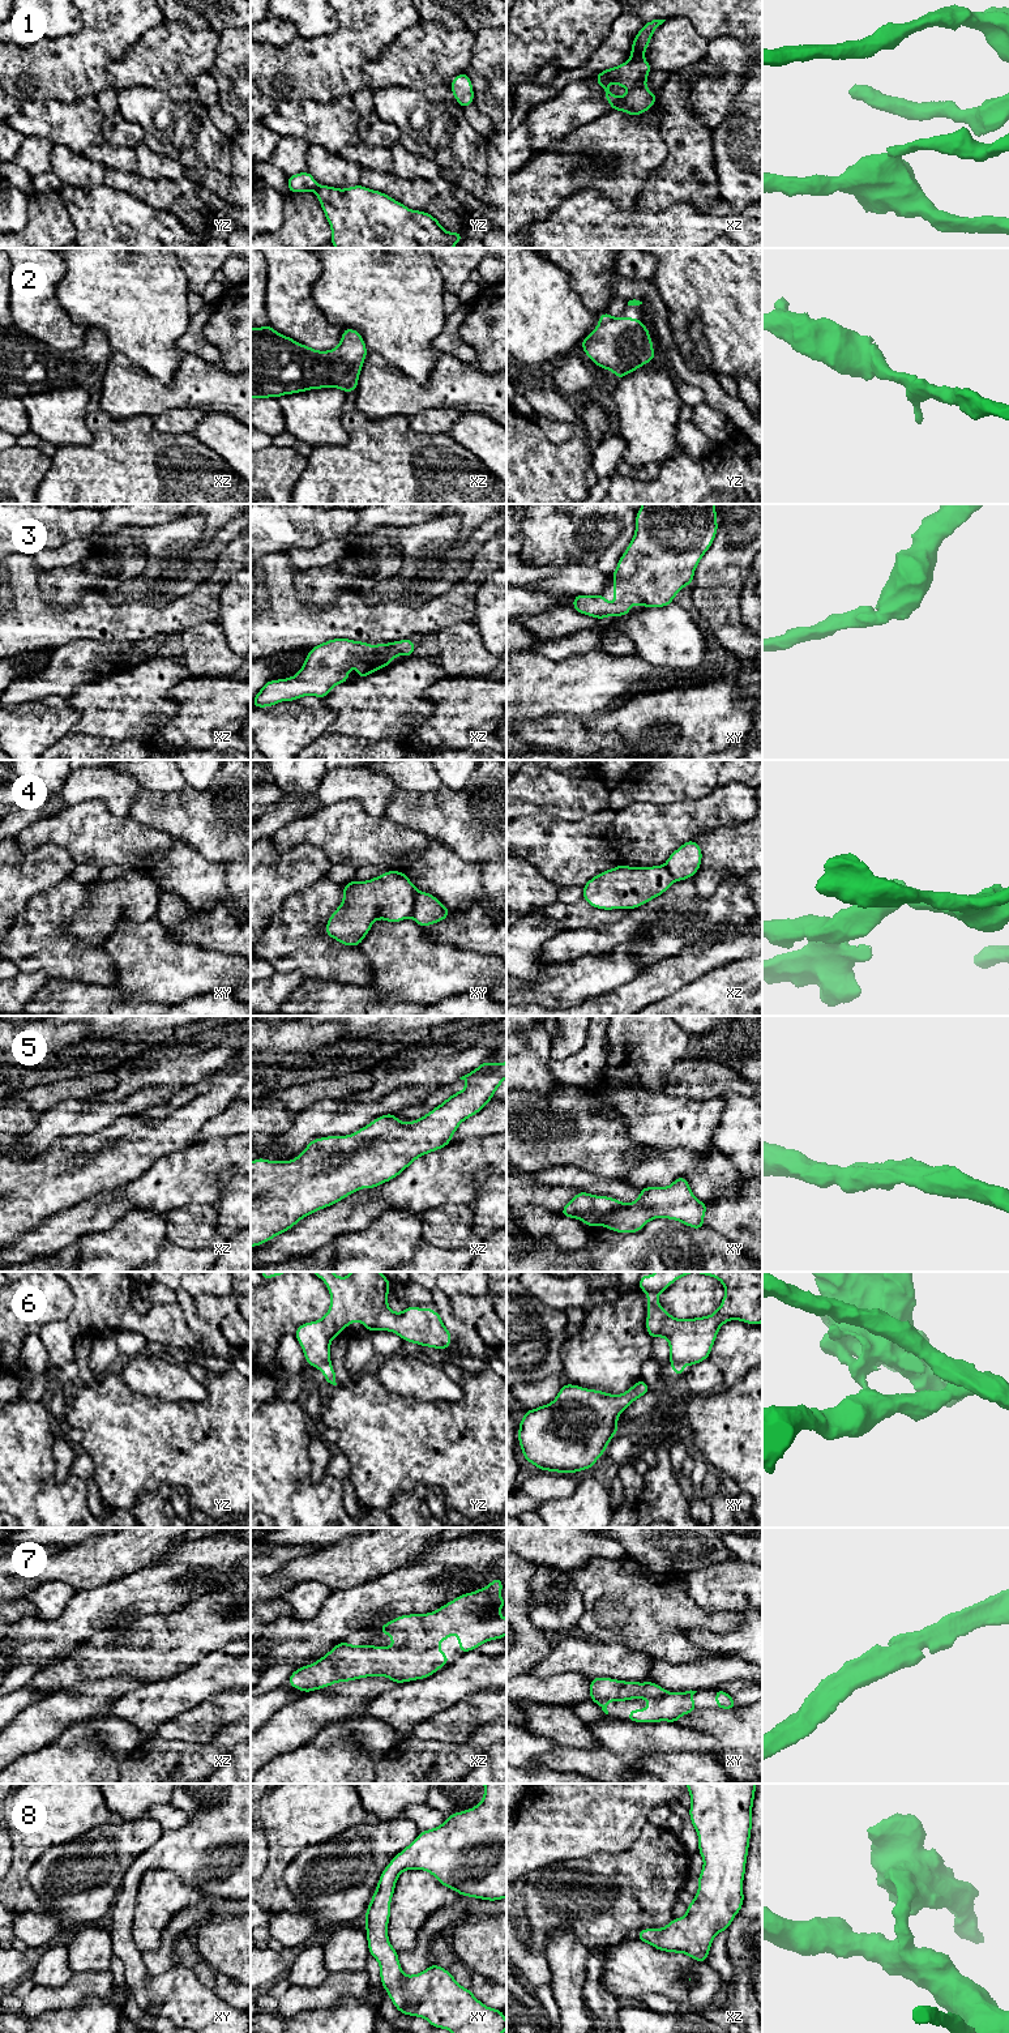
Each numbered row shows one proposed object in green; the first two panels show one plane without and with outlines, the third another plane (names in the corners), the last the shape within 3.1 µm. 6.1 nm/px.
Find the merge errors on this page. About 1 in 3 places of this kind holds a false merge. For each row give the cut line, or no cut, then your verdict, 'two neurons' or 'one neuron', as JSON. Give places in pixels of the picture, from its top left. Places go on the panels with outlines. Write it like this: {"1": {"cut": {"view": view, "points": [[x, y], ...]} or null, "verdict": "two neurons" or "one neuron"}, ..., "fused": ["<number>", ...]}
{"1": {"cut": {"view": "xz", "points": [[631, 58], [642, 59]]}, "verdict": "two neurons"}, "2": {"cut": null, "verdict": "one neuron"}, "3": {"cut": null, "verdict": "one neuron"}, "4": {"cut": {"view": "xy", "points": [[418, 891], [410, 917]]}, "verdict": "two neurons"}, "5": {"cut": null, "verdict": "one neuron"}, "6": {"cut": {"view": "xy", "points": [[670, 1362], [684, 1363]]}, "verdict": "two neurons"}, "7": {"cut": null, "verdict": "one neuron"}, "8": {"cut": null, "verdict": "one neuron"}, "fused": ["1", "4", "6"]}

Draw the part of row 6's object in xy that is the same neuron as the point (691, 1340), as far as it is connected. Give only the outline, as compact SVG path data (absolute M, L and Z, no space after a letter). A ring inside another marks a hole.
M655 1272L651 1276L642 1273L638 1289L647 1295L646 1331L651 1338L664 1337L670 1345L670 1363L694 1366L709 1359L719 1328L730 1320L740 1320L747 1324L762 1323L762 1272ZM689 1273L700 1273L719 1280L726 1290L721 1306L710 1316L693 1319L676 1319L671 1316L658 1302L658 1297L677 1278Z

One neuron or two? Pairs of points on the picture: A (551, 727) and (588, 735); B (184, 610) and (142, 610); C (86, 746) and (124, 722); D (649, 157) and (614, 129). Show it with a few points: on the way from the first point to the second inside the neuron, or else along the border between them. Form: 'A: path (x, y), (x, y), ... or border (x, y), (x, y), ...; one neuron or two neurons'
A: path (560, 734), (578, 735); one neuron
B: path (174, 611), (153, 611); one neuron
C: border (71, 731), (129, 740); two neurons
D: path (640, 148), (633, 141), (623, 137); one neuron

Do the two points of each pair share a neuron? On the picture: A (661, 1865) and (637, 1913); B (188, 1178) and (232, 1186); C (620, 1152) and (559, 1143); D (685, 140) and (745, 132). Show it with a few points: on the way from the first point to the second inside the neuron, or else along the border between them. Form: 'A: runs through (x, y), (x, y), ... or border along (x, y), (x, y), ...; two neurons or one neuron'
A: runs through (649, 1876), (638, 1888), (637, 1901); one neuron
B: border along (235, 1166), (219, 1174), (221, 1195), (213, 1204); two neurons
C: runs through (605, 1148), (595, 1143), (574, 1143); one neuron
D: border along (712, 131), (712, 157), (715, 166); two neurons

